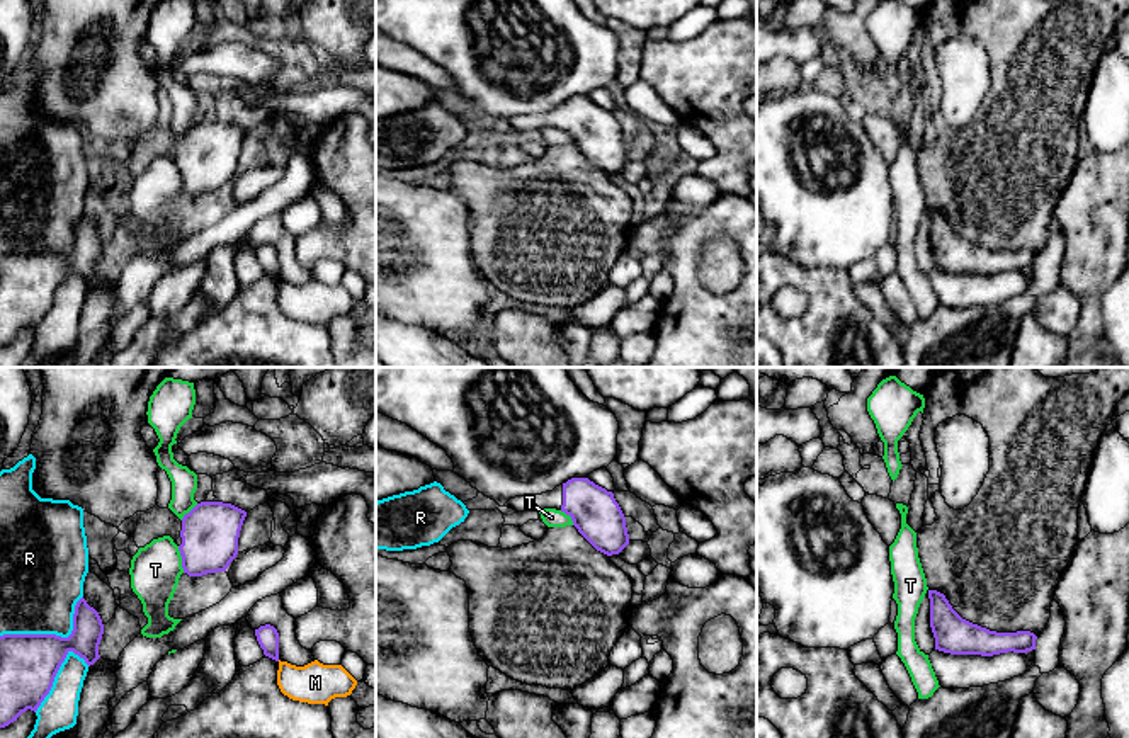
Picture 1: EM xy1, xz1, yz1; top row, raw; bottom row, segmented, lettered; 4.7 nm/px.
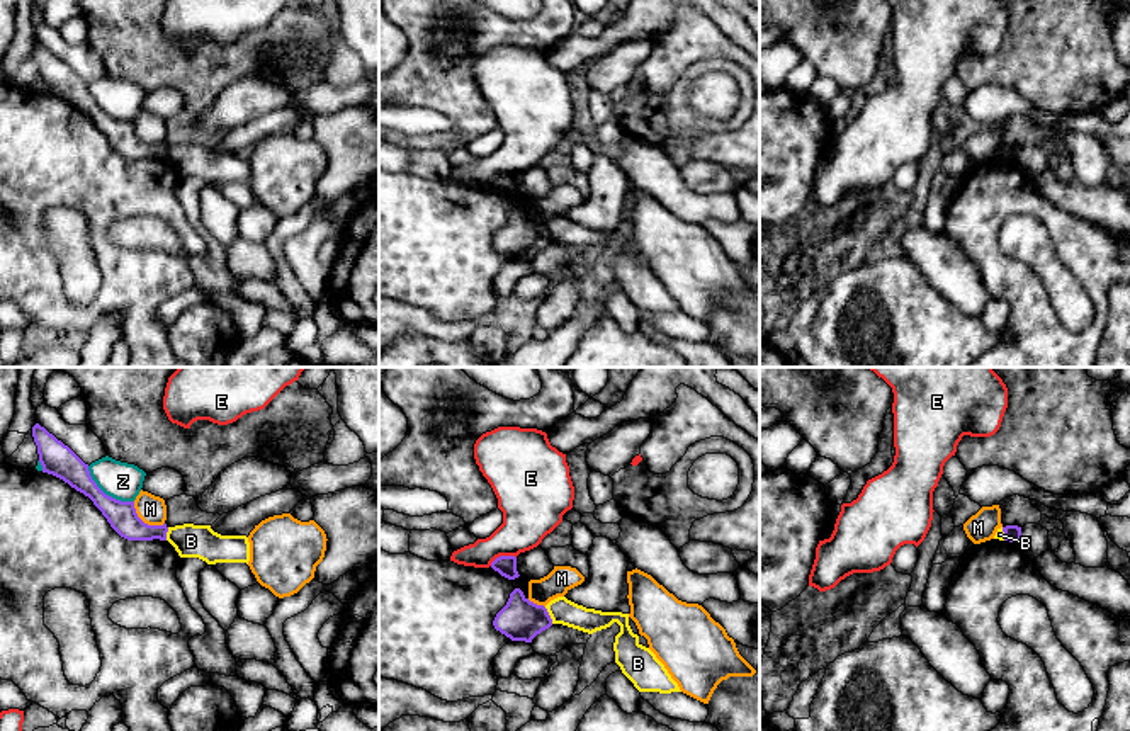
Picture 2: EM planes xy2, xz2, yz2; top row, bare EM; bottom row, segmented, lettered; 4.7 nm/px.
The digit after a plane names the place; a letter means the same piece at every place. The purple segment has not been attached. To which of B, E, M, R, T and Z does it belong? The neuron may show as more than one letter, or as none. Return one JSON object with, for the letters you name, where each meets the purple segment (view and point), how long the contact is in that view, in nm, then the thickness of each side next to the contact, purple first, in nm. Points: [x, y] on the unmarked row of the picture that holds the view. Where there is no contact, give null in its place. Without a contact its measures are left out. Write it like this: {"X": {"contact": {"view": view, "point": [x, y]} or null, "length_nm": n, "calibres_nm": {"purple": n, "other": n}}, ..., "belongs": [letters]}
{"belongs": []}

